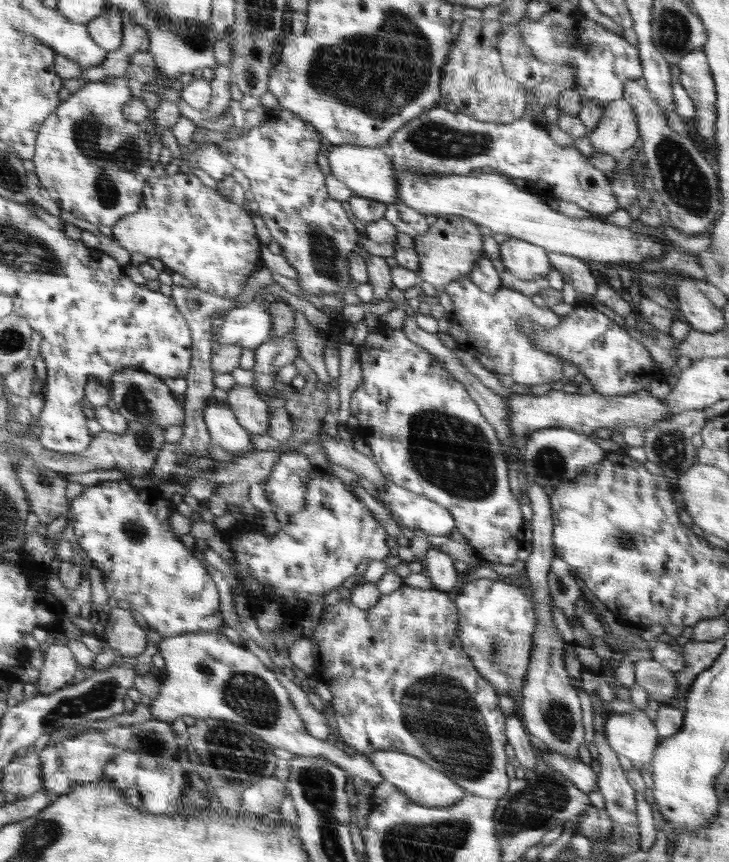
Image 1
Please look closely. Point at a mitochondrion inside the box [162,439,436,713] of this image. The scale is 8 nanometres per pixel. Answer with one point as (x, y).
(205, 668)

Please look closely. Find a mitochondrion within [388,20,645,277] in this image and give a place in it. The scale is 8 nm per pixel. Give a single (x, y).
(435, 138)

